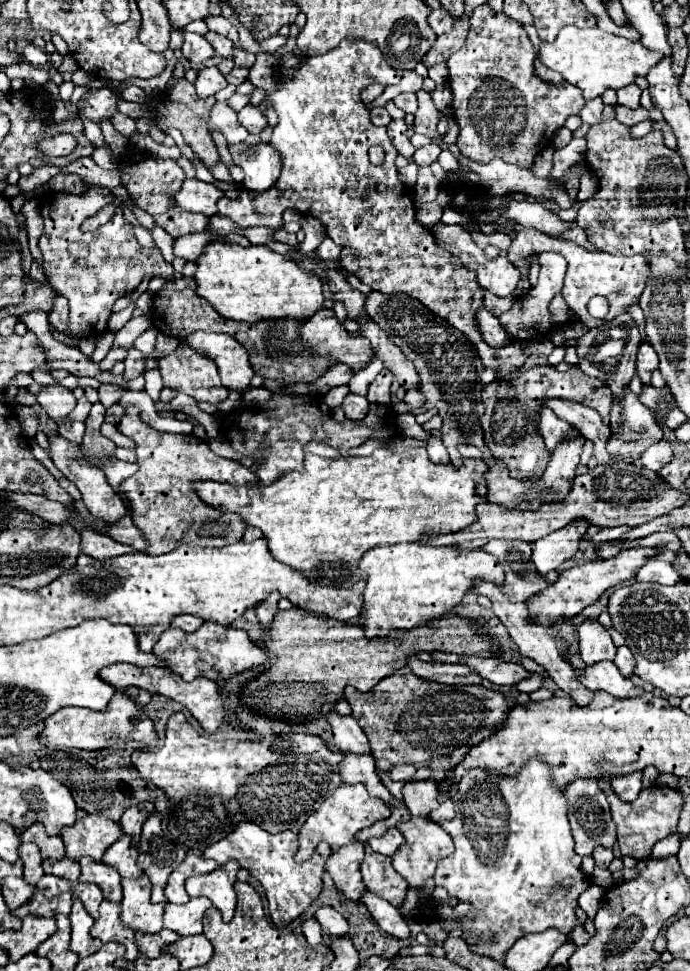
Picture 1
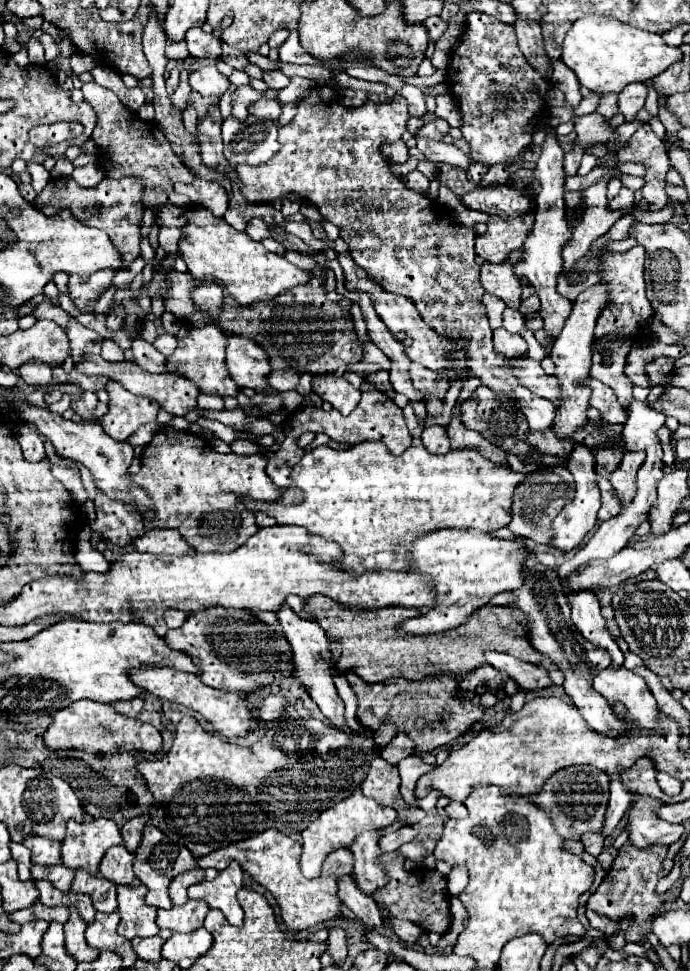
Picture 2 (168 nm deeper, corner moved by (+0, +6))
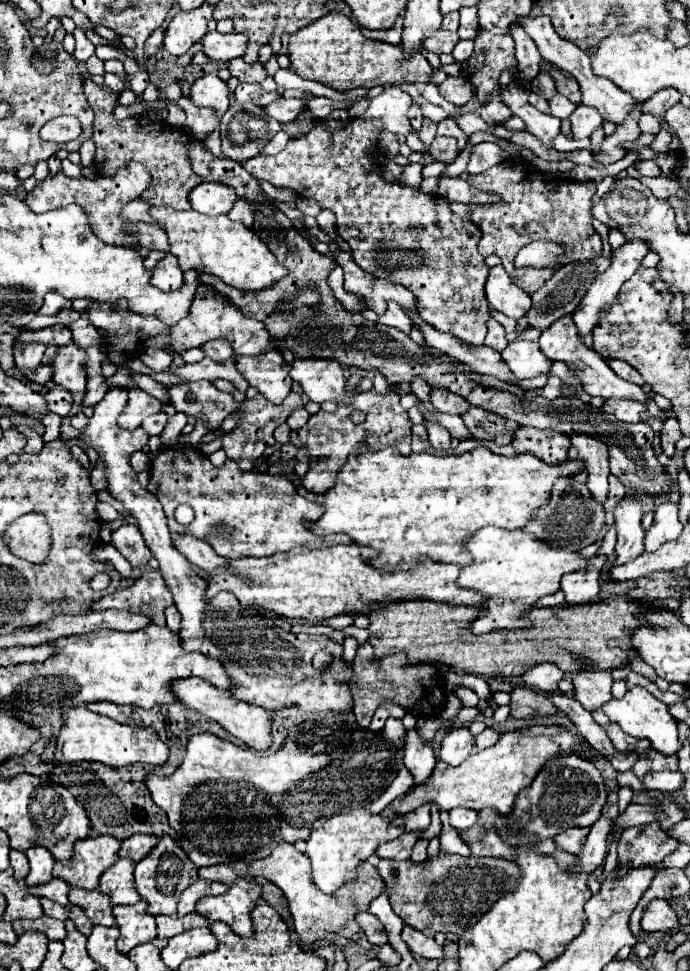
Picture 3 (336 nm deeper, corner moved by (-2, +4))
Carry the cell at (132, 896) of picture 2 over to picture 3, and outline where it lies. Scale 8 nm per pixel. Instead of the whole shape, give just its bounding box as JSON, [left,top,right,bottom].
[112,900,156,954]

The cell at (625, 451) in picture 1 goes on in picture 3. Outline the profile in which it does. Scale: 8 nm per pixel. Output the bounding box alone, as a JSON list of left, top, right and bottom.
[616,496,644,564]

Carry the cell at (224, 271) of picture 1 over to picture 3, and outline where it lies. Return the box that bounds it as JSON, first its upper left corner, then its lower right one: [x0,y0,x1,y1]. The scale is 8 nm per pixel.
[152,206,286,290]

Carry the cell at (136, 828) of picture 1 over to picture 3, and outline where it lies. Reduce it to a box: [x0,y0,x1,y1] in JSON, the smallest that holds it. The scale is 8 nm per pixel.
[118,834,158,862]

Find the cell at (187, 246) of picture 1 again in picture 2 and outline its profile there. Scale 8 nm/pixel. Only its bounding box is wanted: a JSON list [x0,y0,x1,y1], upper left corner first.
[158,228,182,254]

